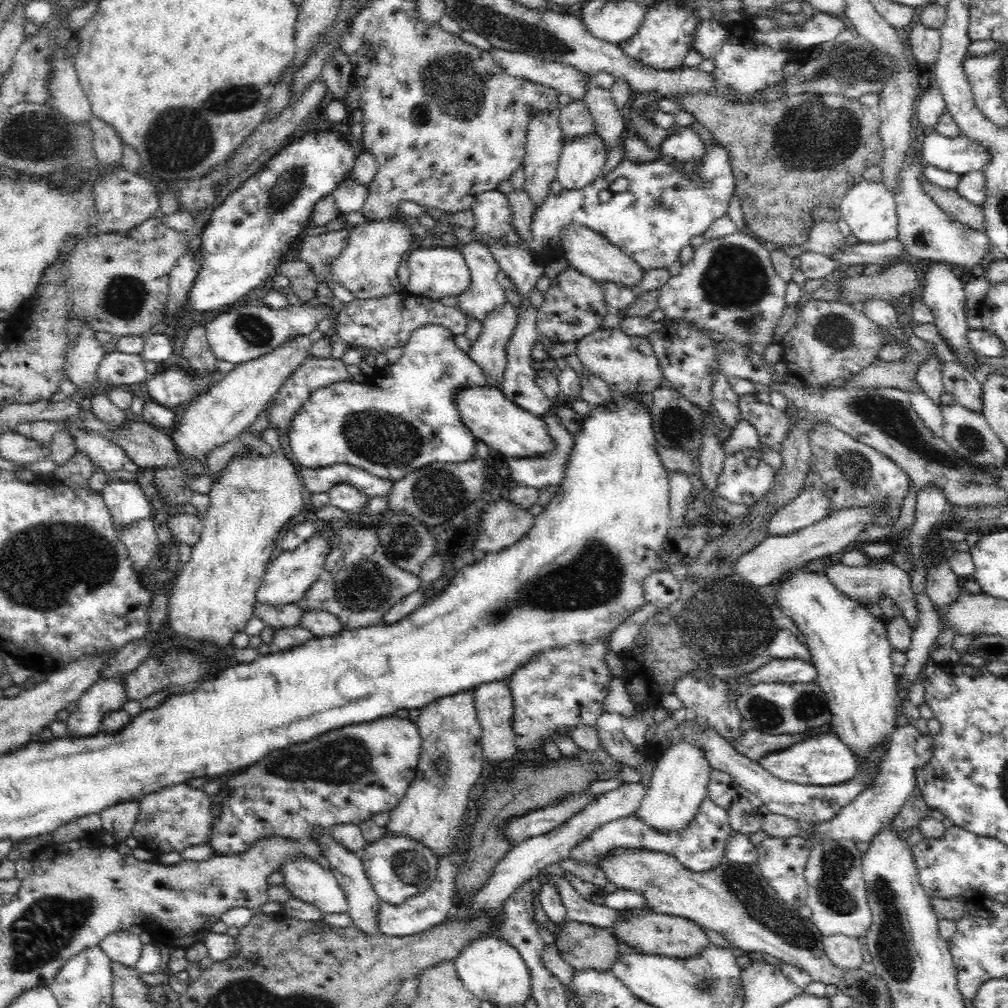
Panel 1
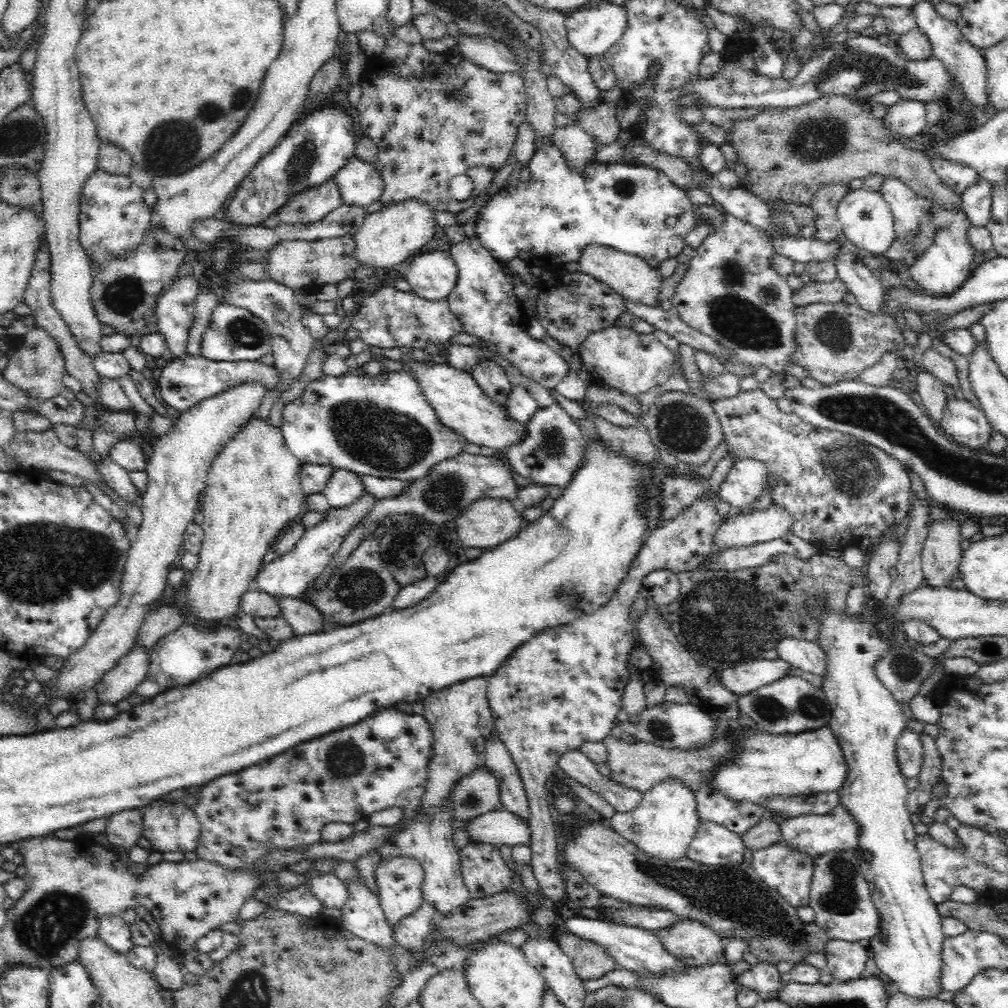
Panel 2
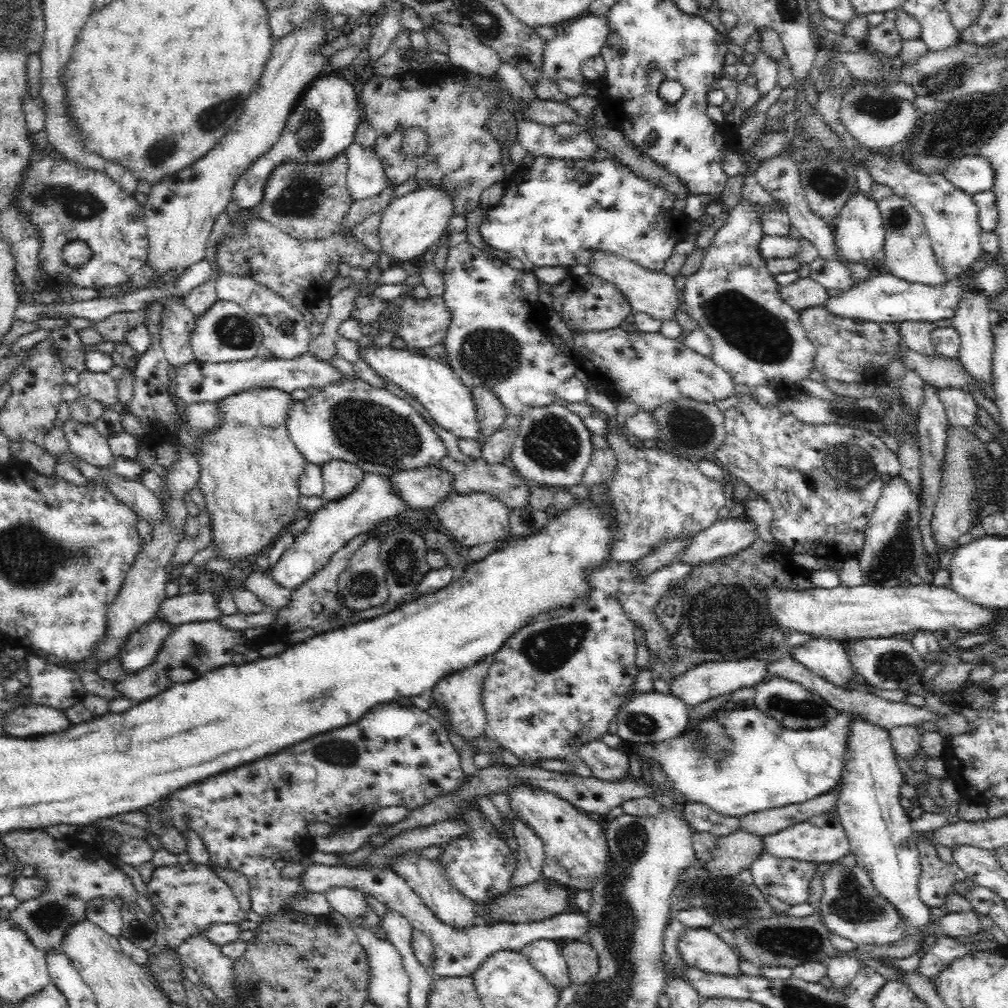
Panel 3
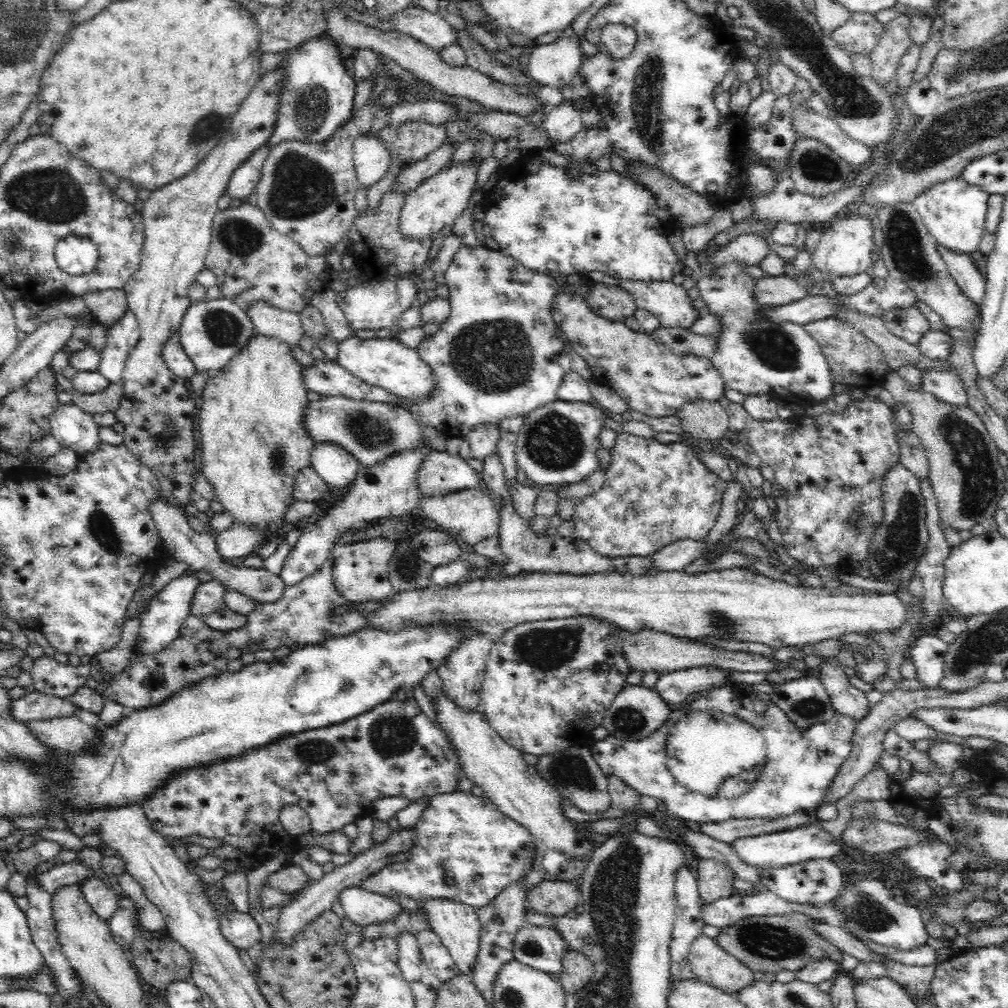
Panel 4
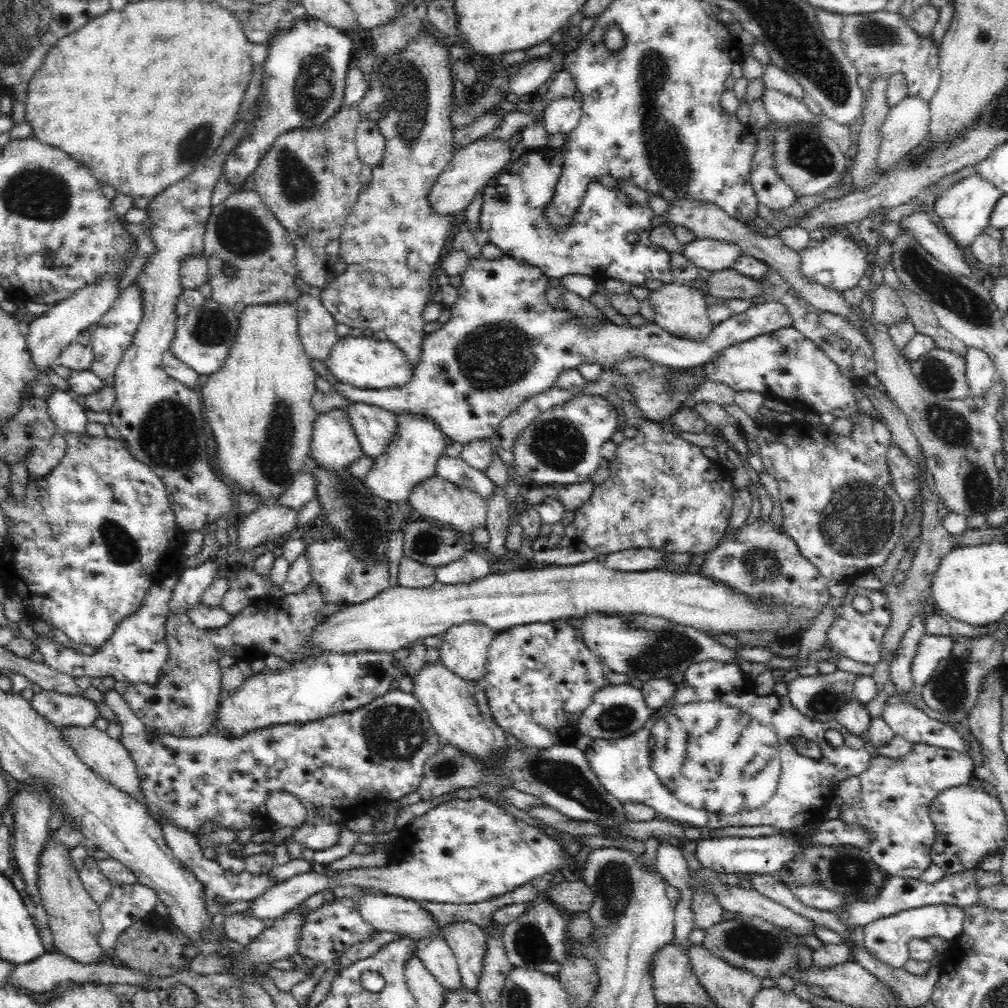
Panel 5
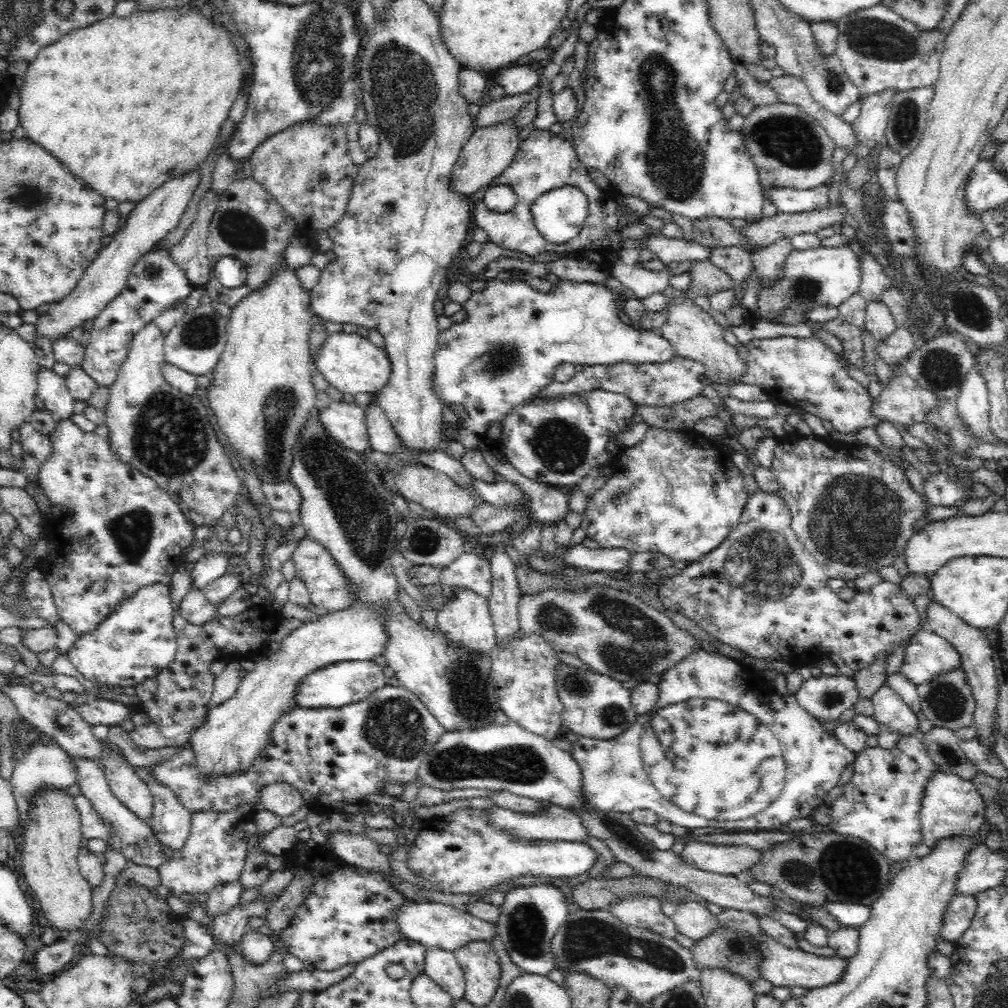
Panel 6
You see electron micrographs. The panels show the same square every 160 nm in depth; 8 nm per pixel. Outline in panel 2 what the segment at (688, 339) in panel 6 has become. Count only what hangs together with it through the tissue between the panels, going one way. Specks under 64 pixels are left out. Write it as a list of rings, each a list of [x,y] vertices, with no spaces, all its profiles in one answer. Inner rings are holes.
[[[590,243],[584,245],[578,252],[577,263],[580,272],[602,281],[623,299],[659,306],[656,302],[656,295],[662,278],[657,269],[650,266],[643,258],[616,250],[608,245]]]

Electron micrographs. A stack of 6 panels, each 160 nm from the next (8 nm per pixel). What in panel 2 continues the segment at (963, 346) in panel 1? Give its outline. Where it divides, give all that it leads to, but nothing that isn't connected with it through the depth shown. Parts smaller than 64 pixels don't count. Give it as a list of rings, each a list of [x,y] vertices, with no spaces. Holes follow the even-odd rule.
[[[930,206],[928,209],[934,215],[936,225],[936,238],[934,244],[920,256],[908,264],[907,274],[918,284],[919,288],[928,296],[952,296],[962,288],[964,282],[971,275],[970,262],[972,262],[975,251],[965,239],[965,230],[970,222],[964,212],[950,212],[940,210],[937,206]]]

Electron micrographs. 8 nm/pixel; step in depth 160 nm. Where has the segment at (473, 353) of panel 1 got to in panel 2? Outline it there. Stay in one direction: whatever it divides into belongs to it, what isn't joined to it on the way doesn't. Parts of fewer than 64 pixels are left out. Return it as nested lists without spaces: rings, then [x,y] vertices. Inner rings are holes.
[[[480,360],[470,376],[489,398],[499,402],[501,406],[506,406],[512,386],[505,371],[496,361]]]

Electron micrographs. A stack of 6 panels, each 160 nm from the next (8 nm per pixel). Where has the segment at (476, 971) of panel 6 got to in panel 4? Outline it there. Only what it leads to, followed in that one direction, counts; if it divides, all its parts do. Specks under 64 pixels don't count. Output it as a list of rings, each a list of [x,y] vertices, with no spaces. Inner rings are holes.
[[[425,898],[420,903],[427,915],[428,926],[440,937],[459,972],[470,974],[476,964],[481,931],[479,915],[476,915],[474,907],[448,898]]]

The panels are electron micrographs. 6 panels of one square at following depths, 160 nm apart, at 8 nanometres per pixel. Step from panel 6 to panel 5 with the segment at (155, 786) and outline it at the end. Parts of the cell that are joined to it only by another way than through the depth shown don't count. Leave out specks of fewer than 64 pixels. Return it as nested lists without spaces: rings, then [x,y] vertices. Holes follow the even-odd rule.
[[[162,825],[165,840],[171,848],[172,853],[179,859],[179,862],[188,869],[191,874],[210,892],[213,896],[223,898],[227,903],[234,903],[242,900],[254,901],[261,895],[266,894],[272,888],[279,886],[281,883],[272,878],[270,874],[262,874],[253,876],[250,872],[244,870],[239,874],[222,869],[214,859],[204,858],[201,848],[198,846],[197,838],[190,833],[182,833],[178,829],[170,827],[170,825]]]

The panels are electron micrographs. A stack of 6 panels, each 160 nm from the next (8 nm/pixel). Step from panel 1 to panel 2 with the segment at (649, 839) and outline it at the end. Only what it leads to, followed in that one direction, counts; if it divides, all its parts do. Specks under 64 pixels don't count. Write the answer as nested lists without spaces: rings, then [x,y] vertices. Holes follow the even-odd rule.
[[[701,822],[692,838],[686,858],[706,866],[738,865],[742,863],[746,847],[743,838],[716,822]]]

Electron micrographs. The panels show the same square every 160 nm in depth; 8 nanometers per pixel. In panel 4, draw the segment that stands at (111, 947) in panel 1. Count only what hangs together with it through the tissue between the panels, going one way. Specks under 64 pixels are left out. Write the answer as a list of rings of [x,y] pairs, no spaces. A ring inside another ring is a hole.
[[[95,876],[90,878],[82,886],[82,895],[90,908],[98,915],[100,920],[108,923],[112,916],[118,910],[120,900],[116,894],[104,884],[104,882]]]

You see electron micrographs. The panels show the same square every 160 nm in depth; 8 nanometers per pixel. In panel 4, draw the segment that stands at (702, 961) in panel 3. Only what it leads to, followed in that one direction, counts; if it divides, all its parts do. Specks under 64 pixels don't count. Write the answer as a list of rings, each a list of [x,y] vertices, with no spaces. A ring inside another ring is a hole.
[[[703,933],[696,936],[688,952],[688,961],[694,976],[732,995],[740,987],[754,981],[754,971],[737,960],[714,938]]]

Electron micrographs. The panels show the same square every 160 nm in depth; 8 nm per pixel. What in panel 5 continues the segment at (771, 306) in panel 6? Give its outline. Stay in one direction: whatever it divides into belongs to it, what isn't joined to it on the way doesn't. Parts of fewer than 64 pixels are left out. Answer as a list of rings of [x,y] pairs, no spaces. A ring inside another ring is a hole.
[[[832,234],[832,236],[824,237],[818,246],[802,250],[801,255],[800,267],[806,277],[816,279],[818,283],[838,291],[843,292],[847,288],[858,285],[860,279],[869,274],[866,267],[868,257],[856,236],[846,237],[842,234]]]

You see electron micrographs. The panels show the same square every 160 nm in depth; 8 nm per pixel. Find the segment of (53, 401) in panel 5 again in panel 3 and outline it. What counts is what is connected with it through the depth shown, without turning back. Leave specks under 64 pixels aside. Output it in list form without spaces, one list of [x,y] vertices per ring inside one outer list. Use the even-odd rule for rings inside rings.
[[[69,420],[60,424],[66,431],[70,451],[88,464],[100,469],[112,469],[114,466],[114,455],[107,438],[102,436],[93,425],[78,424]]]

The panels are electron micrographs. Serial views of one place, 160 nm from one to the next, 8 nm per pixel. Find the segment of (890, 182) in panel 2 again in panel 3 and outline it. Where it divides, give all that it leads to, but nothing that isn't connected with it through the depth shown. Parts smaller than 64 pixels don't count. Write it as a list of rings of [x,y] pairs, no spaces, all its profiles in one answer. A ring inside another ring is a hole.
[[[892,192],[878,201],[886,238],[884,238],[884,270],[911,283],[941,285],[947,281],[941,268],[936,264],[931,240],[929,239],[924,219],[918,209],[900,195]]]

